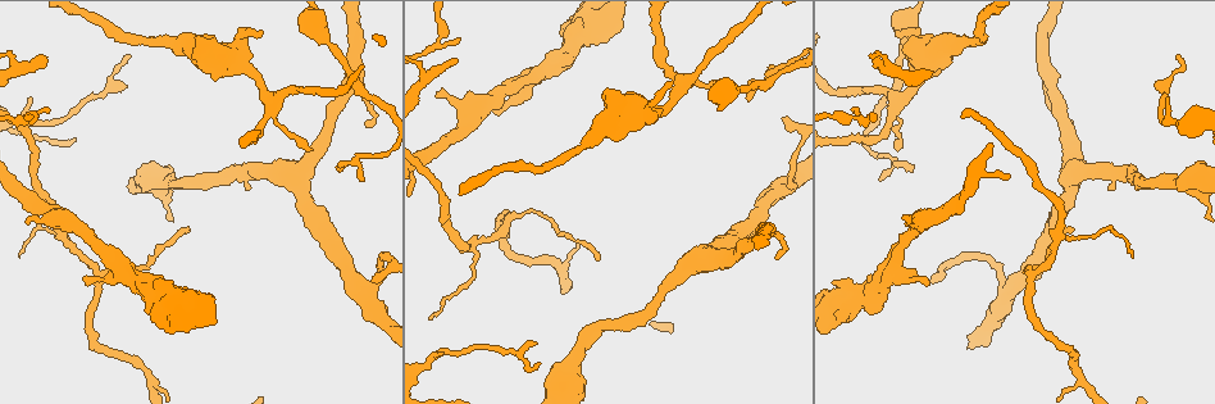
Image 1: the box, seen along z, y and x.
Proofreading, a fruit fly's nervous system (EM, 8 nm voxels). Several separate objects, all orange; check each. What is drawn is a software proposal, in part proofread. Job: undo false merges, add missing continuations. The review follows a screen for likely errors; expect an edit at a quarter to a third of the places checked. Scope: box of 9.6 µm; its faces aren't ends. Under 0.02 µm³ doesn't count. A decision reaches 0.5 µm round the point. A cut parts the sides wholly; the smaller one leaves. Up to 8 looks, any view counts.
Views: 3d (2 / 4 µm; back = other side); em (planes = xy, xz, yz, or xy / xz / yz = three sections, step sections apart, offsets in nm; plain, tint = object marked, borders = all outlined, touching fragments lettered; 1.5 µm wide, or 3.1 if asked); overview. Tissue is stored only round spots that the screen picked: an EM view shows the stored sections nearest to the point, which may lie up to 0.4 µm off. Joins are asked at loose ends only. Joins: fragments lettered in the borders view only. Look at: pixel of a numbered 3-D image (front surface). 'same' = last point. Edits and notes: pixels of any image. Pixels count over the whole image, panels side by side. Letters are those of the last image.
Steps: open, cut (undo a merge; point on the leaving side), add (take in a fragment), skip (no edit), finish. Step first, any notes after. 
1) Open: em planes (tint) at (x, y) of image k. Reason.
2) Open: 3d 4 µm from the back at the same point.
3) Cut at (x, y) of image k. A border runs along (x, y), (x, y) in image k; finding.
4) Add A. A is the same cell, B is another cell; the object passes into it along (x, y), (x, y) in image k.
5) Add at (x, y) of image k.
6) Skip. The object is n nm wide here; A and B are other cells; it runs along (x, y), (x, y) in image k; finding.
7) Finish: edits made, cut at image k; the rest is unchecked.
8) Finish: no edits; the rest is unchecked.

Open: em xy step 8 (tint) at (933, 282) of image 1. Branch stops here.

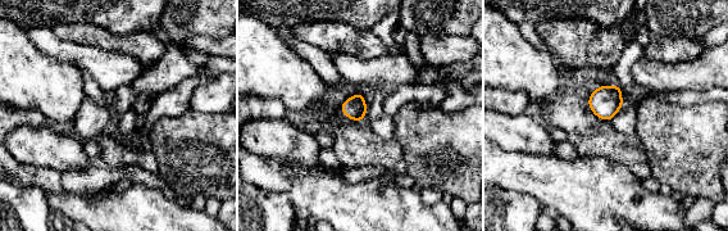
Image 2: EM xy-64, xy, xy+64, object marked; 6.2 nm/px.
Open: em xy step 8 (borders) at the same point.

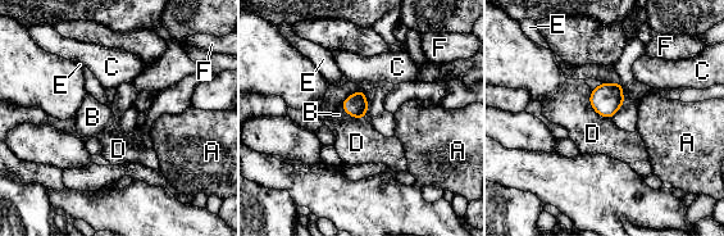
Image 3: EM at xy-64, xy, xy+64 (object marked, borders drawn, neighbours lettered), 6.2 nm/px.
Add B. B is the same cell, A, C, D, E and F are other cells; the object passes into it along (355, 105), (344, 109), (338, 114) in image 3; it goes on there.

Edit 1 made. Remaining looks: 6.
Open: overview.

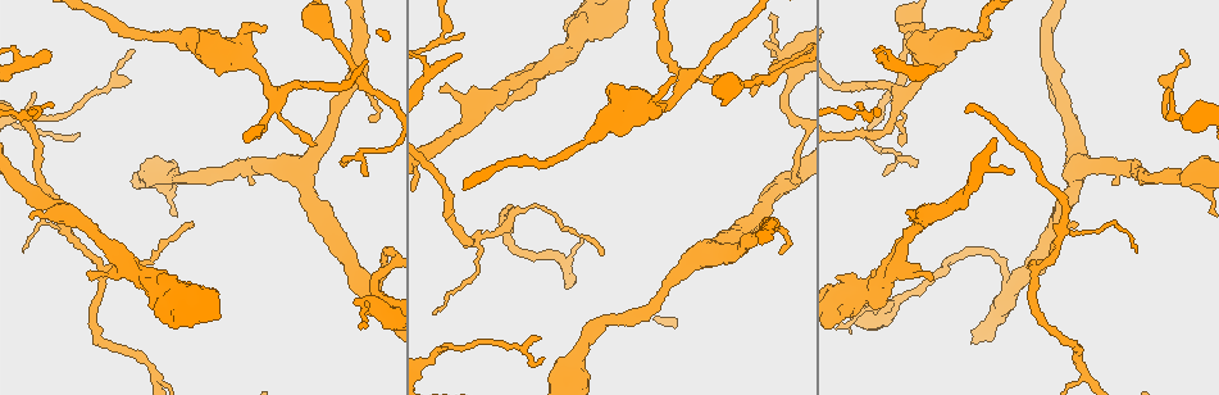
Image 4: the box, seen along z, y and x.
Open: 3d 4 µm at (543, 359) of image 4. Free end.

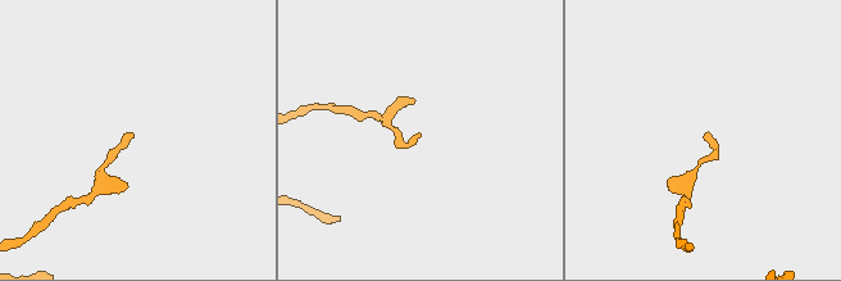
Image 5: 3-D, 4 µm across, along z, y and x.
Open: em xz step 8 (borders) at (707, 132) of image 5.

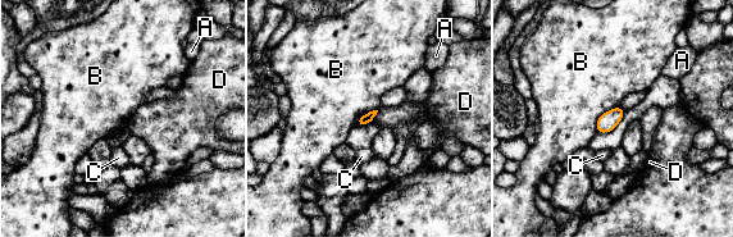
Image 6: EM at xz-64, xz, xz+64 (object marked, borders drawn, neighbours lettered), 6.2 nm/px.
Open: em yz step 4 (borders) at the same point.

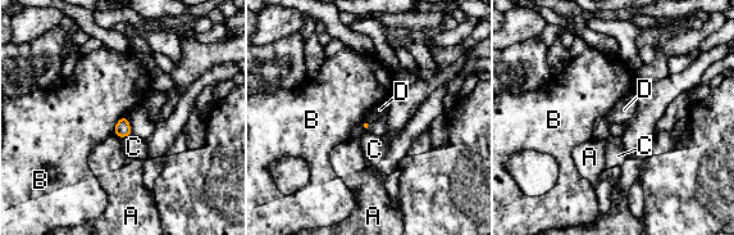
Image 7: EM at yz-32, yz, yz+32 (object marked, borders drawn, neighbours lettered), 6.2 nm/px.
Skip. The longest contact is with B, 140 nm; A, B, C and D are other cells; a border runs along (124, 116), (117, 122), (113, 134) in image 7; no lettered fragment goes on from it.

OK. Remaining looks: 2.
Open: em yz step 8 (borders) at (49, 57) of image 4. An open end.

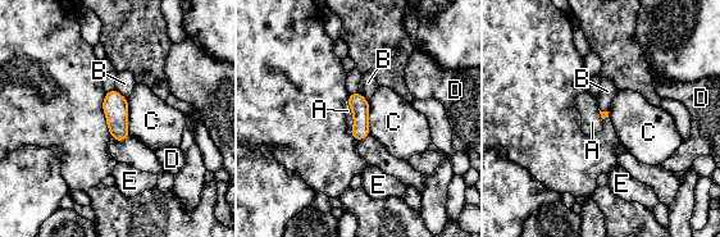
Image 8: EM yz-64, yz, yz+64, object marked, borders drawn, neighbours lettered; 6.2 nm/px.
Open: em xz step 4 (borders) at the same point.

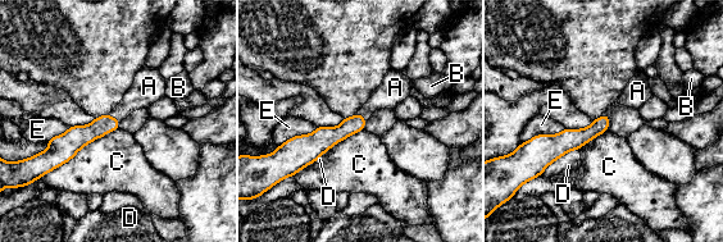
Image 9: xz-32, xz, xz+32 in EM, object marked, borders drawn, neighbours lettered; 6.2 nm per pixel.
Add A. A is the same cell, B, C, D and E are other cells; the object passes into it along (78, 137), (113, 118), (142, 92) in image 9; it goes on there.

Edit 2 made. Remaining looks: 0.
Finish: edits made, add at image 3, add at image 9; the rest is unchecked.

